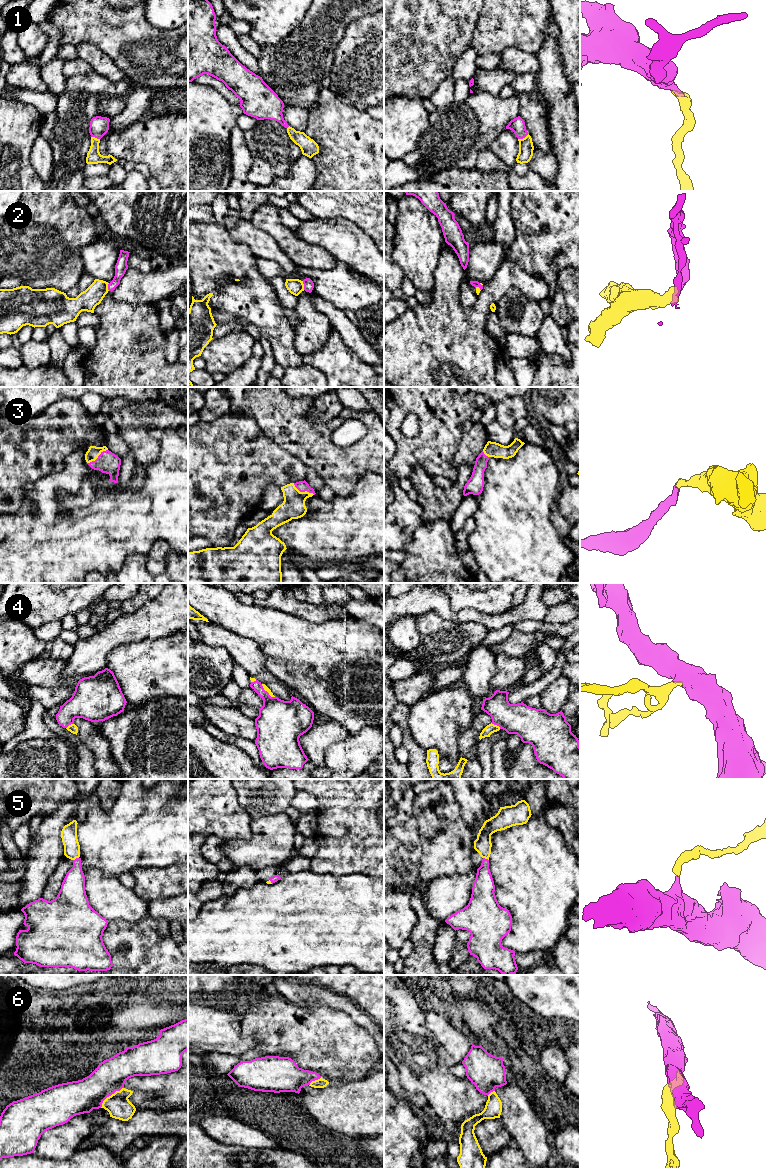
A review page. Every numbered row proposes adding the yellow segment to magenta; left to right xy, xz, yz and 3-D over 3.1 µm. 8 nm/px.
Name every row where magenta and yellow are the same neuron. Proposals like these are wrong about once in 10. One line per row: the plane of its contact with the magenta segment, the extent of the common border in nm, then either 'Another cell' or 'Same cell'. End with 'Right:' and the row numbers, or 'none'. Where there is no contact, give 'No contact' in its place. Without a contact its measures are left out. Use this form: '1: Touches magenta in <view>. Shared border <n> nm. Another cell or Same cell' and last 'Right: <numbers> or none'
1: Touches magenta in yz. Shared border 100 nm. Same cell
2: Touches magenta in xz. Shared border 70 nm. Same cell
3: Touches magenta in xy. Shared border 200 nm. Same cell
4: Touches magenta in yz. Shared border 90 nm. Same cell
5: Touches magenta in xy. Shared border 50 nm. Same cell
6: Touches magenta in xy. Shared border 260 nm. Same cell
Right: 1, 2, 3, 4, 5, 6

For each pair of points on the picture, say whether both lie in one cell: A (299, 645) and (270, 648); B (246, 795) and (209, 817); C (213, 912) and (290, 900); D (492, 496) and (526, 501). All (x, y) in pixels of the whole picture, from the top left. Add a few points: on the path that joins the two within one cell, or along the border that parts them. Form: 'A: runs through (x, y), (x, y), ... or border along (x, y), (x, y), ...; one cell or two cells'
A: runs through (292, 646), (277, 646); one cell
B: border along (234, 789), (239, 804), (252, 819); two cells
C: runs through (232, 912), (271, 912); one cell
D: runs through (500, 496), (518, 496); one cell

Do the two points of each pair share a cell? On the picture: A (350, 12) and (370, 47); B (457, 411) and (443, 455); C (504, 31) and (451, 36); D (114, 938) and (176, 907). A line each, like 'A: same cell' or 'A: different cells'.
A: different cells
B: same cell
C: different cells
D: different cells

